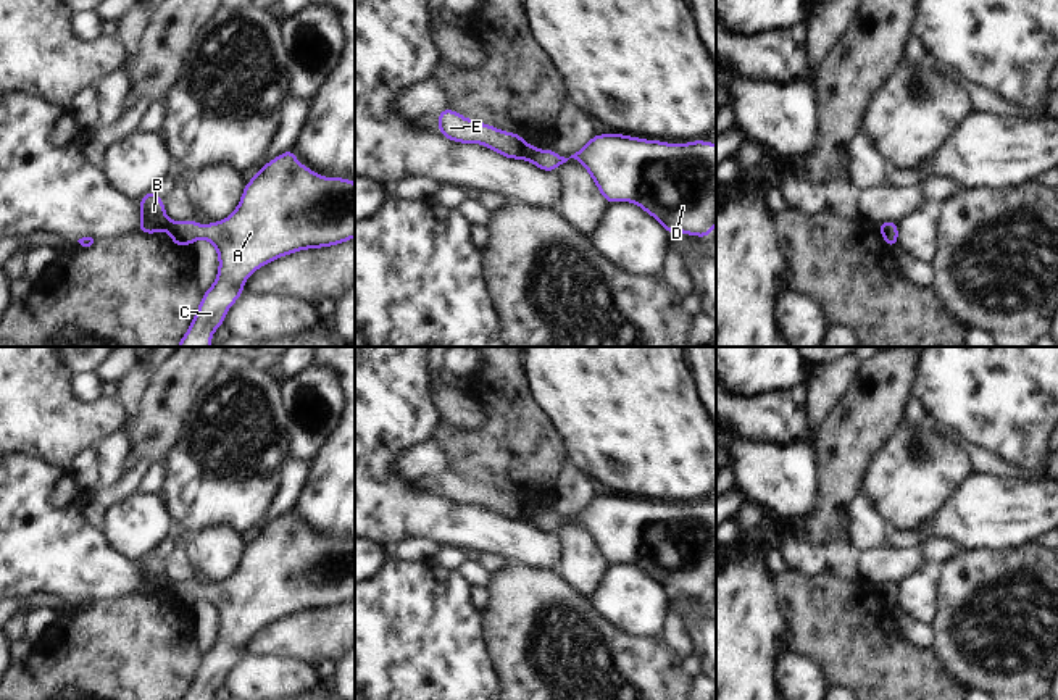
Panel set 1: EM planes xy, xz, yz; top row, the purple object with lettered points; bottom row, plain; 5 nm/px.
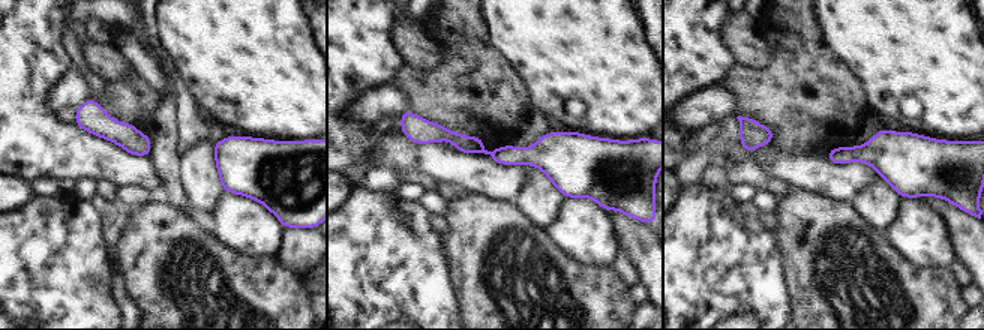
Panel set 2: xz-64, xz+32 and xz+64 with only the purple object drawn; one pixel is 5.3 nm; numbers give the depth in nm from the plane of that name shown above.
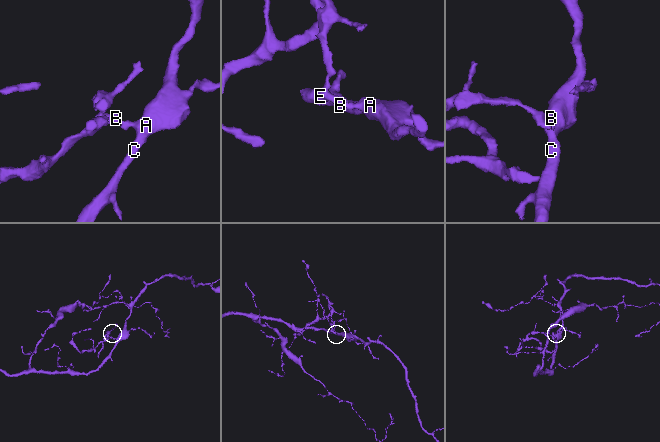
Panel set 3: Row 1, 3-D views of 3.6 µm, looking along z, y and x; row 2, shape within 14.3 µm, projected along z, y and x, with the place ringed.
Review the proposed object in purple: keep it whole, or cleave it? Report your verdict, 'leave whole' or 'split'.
split

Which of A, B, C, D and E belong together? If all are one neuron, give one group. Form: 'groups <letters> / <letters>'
groups A C D / B E

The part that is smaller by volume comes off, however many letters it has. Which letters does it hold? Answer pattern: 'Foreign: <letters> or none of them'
Foreign: B, E

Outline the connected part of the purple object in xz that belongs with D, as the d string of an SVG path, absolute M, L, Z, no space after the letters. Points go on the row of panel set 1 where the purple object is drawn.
M595 134L571 155L582 165L606 203L631 202L674 232L710 237L716 226L716 144L668 144L627 134Z

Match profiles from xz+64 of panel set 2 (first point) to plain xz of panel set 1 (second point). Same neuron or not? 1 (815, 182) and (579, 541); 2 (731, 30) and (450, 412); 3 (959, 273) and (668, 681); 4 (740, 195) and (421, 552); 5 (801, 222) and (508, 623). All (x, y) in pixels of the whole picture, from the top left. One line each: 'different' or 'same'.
1: different
2: same
3: different
4: different
5: same

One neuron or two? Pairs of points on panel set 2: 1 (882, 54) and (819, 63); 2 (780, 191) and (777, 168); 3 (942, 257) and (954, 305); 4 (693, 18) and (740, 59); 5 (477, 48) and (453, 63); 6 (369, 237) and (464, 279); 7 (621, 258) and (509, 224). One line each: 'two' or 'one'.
1: two
2: two
3: two
4: two
5: one
6: two
7: two

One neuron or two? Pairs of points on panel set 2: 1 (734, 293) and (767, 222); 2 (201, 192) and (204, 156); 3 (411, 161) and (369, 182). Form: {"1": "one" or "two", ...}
{"1": "two", "2": "one", "3": "two"}

